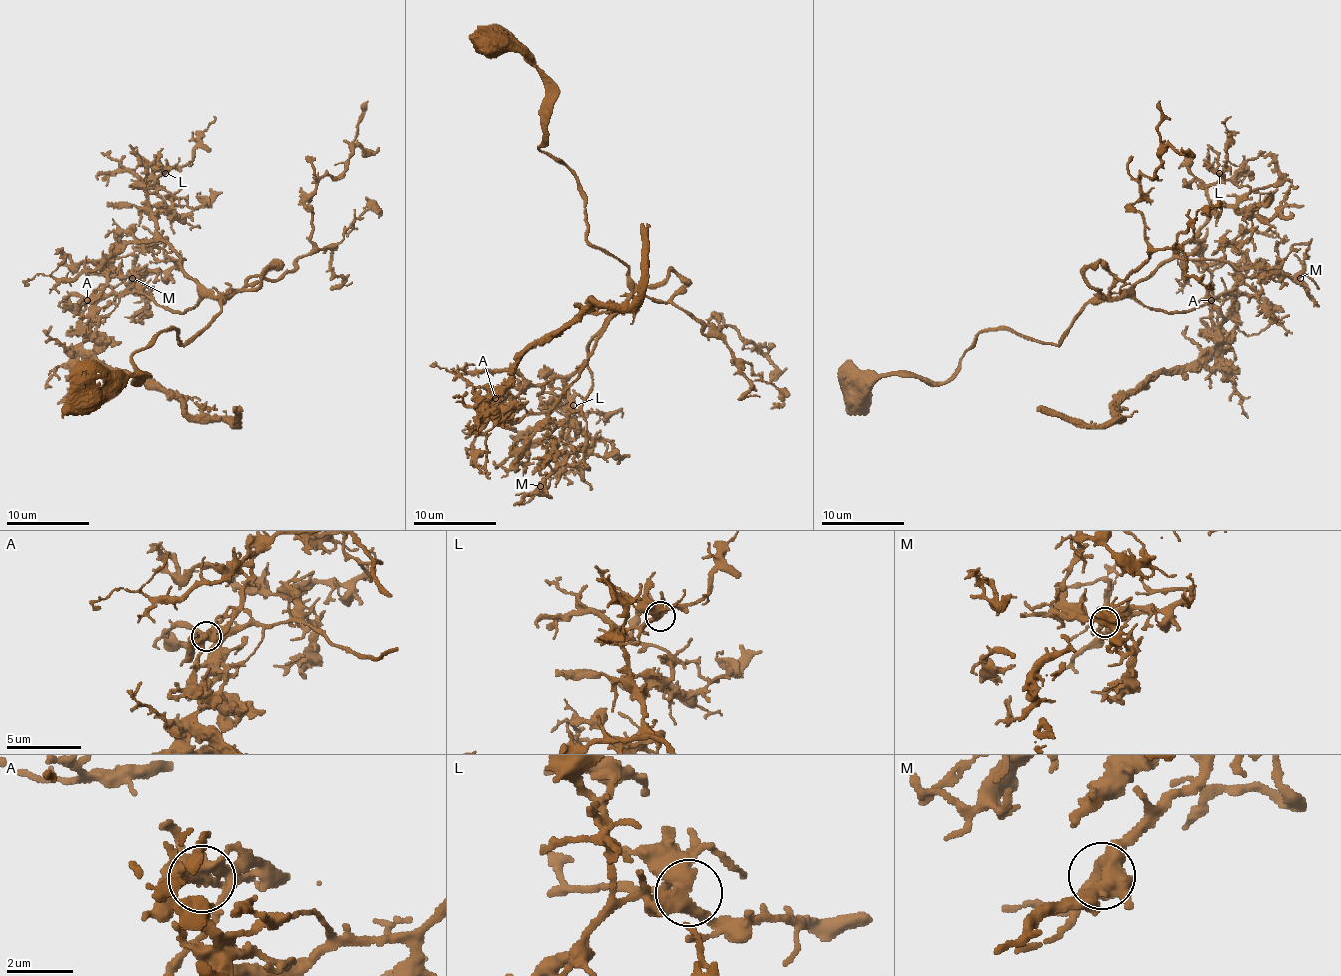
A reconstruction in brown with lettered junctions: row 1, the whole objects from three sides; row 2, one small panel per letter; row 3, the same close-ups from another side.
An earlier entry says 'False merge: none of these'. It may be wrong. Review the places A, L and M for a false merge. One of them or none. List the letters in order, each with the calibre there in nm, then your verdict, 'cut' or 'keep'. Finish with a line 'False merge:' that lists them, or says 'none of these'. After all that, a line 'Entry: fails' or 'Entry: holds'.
A: 440 nm | cut
L: 400 nm | keep
M: 500 nm | keep
False merge: A
Entry: fails

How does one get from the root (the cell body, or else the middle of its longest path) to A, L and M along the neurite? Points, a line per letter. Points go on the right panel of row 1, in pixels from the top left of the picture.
A: (855, 406), (891, 373), (946, 381), (986, 330), (1056, 344), (1089, 303), (1118, 301), (1188, 241), (1211, 301)
L: (855, 406), (891, 373), (946, 381), (986, 330), (1056, 344), (1089, 303), (1118, 301), (1192, 237), (1219, 173)
M: (855, 406), (891, 373), (946, 381), (986, 330), (1056, 344), (1089, 303), (1118, 301), (1176, 257), (1300, 278)

